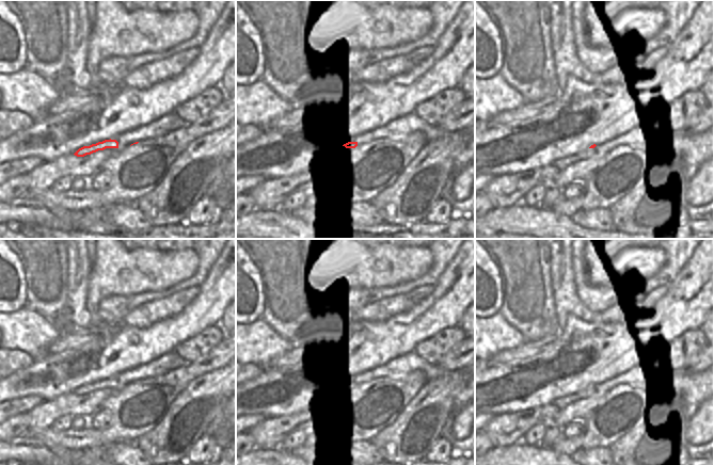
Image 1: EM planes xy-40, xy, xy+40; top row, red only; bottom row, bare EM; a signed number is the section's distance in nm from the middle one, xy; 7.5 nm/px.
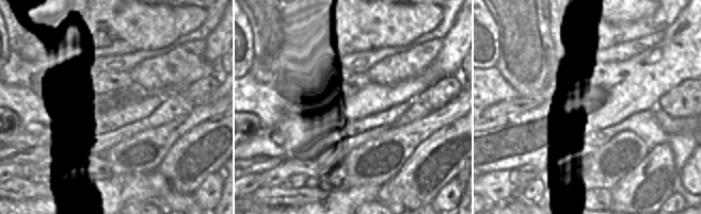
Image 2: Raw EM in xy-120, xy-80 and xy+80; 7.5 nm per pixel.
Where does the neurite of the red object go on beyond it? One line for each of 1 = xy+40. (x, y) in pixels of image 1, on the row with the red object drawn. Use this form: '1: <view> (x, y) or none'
1: none

